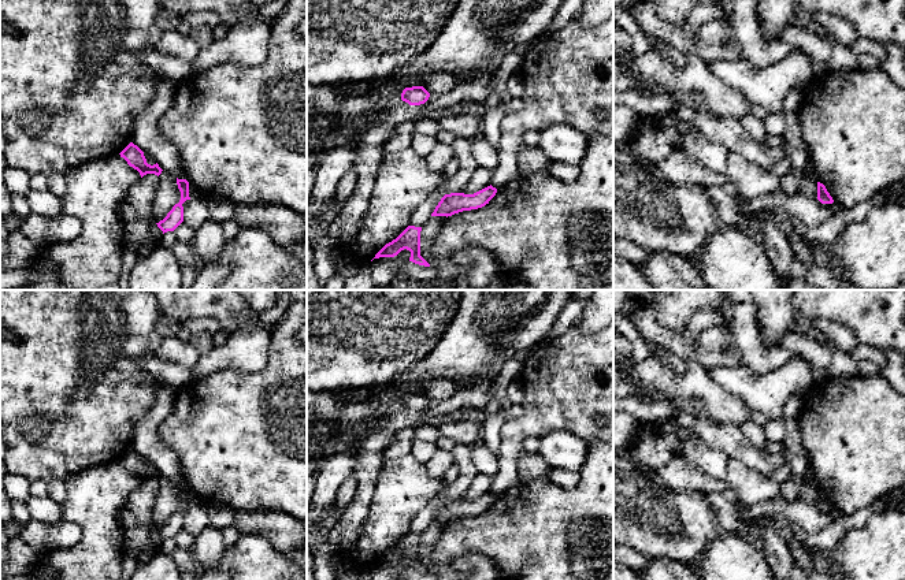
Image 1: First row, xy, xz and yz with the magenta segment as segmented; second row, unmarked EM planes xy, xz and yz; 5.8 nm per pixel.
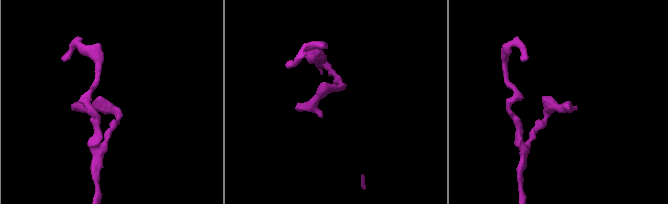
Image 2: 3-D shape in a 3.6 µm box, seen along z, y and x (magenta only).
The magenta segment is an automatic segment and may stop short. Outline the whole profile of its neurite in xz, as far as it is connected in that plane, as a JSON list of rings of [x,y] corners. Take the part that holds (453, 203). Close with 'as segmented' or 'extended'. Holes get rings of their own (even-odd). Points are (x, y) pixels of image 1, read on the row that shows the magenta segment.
[[[490,185],[474,194],[464,194],[464,193],[445,194],[435,207],[431,216],[448,218],[463,211],[482,208],[486,204],[489,204],[489,201],[496,196],[496,193],[497,189]]]; as segmented

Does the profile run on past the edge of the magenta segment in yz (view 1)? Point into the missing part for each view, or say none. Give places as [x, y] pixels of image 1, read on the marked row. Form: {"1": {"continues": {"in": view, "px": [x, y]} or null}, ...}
{"1": {"continues": null}}

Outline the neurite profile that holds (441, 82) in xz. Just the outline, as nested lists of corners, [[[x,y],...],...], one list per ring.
[[[437,72],[430,74],[423,79],[422,86],[430,93],[430,94],[444,94],[449,90],[452,90],[457,83],[457,79],[455,74],[452,72]]]

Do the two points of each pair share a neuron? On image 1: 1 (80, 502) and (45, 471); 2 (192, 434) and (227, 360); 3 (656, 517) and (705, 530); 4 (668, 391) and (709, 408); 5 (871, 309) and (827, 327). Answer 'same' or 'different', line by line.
1: different
2: different
3: same
4: same
5: different

